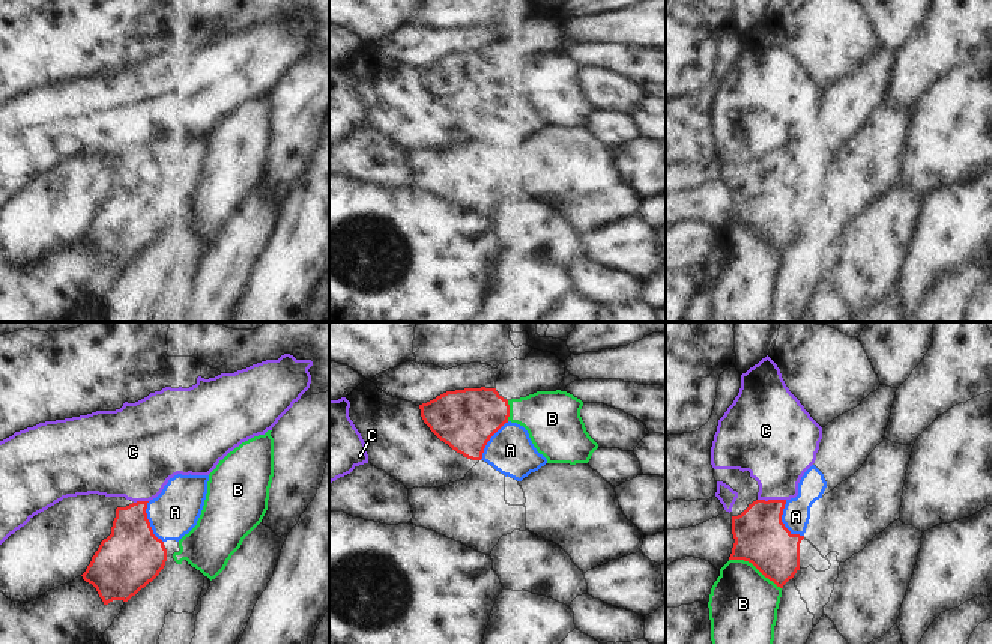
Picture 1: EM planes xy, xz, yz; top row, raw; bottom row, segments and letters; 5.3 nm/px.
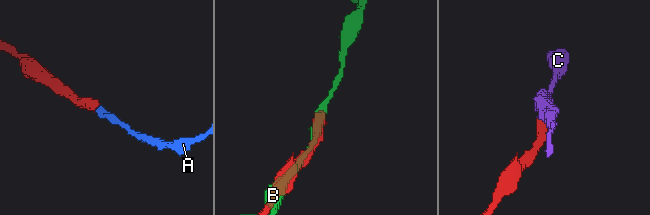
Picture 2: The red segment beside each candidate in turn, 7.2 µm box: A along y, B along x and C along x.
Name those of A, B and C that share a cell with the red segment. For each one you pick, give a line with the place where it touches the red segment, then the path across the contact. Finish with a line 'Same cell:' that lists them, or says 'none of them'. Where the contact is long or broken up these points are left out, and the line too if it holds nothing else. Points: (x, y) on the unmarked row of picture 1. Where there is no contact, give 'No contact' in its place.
A: Touches red at yz (782, 185). Path across: yz (761, 200), (782, 185), (795, 179)
Same cell: A.

